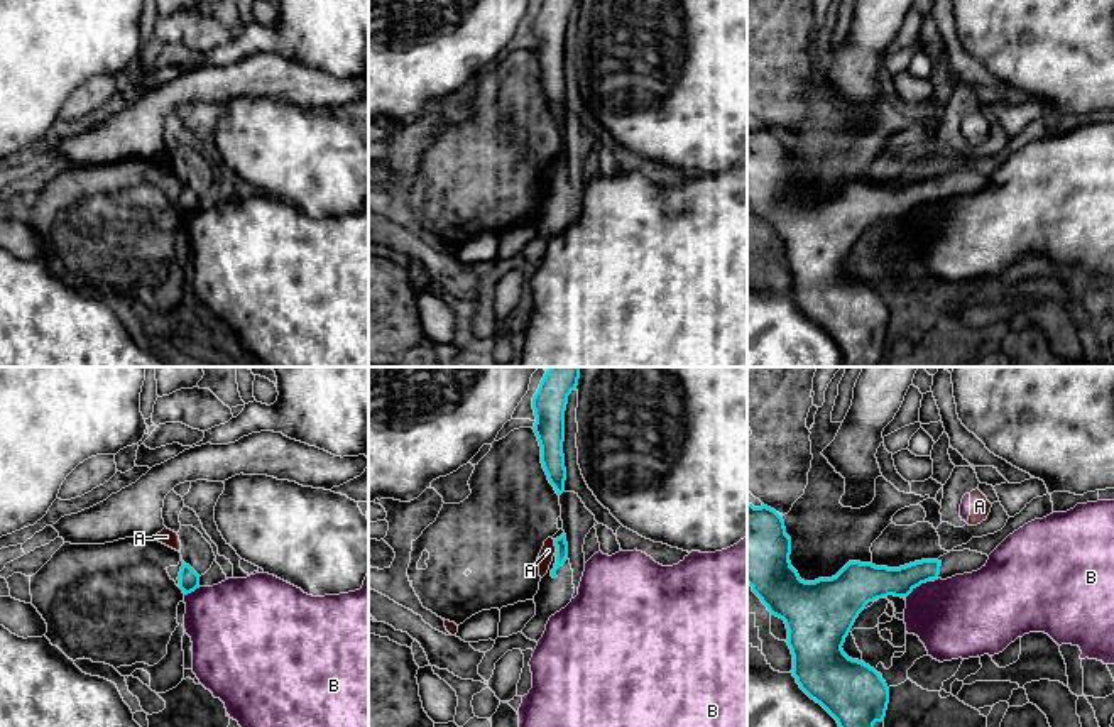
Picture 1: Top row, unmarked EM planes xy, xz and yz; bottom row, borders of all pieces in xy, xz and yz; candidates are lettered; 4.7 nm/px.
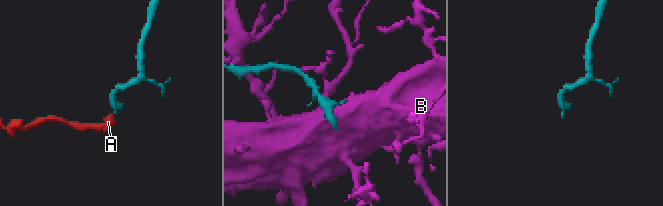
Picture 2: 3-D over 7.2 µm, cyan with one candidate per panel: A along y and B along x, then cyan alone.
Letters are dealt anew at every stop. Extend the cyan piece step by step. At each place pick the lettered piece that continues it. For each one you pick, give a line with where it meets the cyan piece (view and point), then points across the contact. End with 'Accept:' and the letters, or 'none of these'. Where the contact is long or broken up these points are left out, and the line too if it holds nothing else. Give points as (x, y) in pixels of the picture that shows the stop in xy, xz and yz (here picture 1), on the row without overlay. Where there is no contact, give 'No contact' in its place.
Accept: none of these

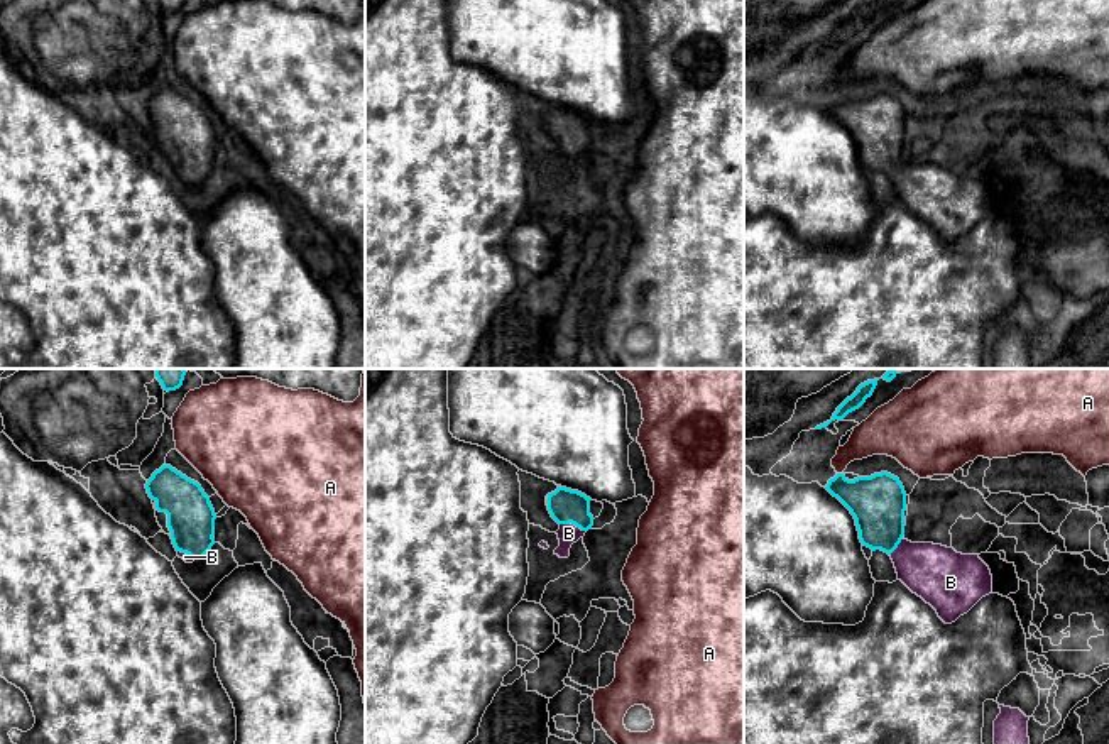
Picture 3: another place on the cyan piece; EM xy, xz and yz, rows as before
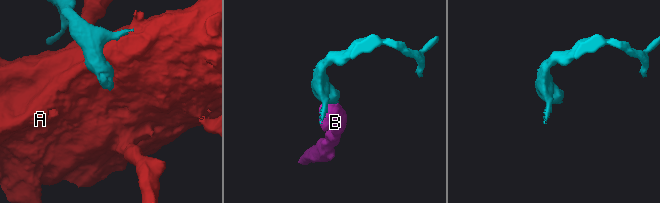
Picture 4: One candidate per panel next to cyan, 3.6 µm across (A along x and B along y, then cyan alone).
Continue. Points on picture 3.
B: Touches cyan at xz (573, 144). Path across: xz (565, 127), (572, 134), (573, 144), (568, 154)
Accept: B

